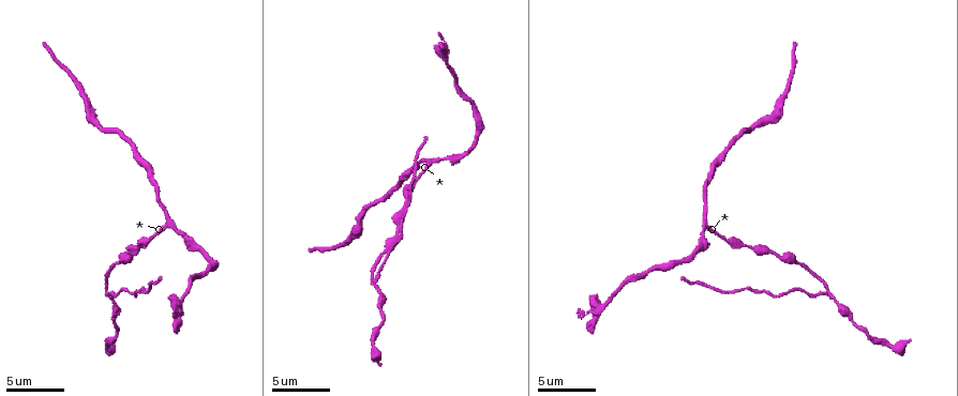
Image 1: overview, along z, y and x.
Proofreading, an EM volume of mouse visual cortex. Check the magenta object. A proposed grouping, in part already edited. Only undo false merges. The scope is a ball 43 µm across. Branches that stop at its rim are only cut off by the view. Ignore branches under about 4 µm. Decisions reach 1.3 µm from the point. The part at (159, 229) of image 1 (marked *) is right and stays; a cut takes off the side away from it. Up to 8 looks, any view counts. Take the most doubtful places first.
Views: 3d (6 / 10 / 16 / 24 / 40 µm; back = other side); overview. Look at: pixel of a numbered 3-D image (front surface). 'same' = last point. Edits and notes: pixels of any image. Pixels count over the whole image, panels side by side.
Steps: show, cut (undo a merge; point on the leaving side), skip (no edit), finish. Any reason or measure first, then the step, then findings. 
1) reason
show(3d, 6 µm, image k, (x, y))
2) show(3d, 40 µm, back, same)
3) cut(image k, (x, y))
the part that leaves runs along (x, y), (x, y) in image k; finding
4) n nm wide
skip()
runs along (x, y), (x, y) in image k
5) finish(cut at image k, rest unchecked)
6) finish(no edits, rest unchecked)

three arms meet
show(3d, 6 µm, image 1, (375, 280))

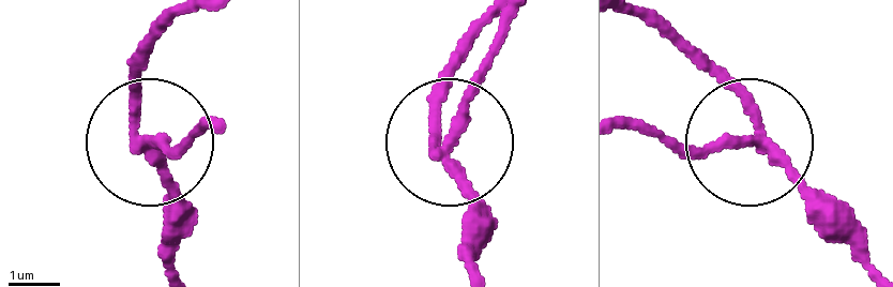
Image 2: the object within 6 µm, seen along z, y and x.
cut(image 2, (178, 151))
the part that leaves runs along (149, 142), (205, 130) in image 2; two cells meet here

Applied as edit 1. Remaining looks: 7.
two arms in line, one across
show(3d, 10 µm, image 1, (170, 219))

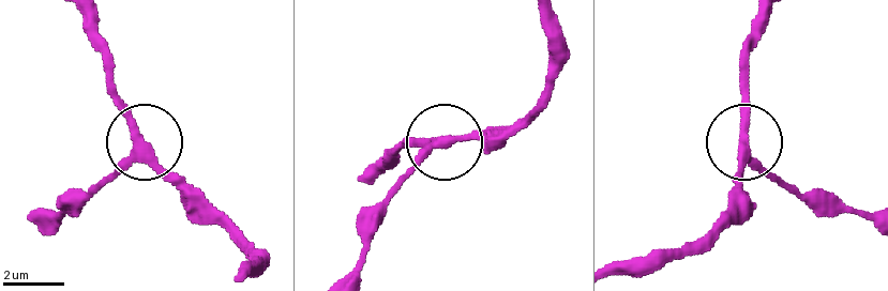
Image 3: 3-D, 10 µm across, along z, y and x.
side arm 18 µm
skip()
runs along (416, 159), (467, 136), (510, 136) in image 3; continuous, no second cell

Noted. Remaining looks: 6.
sudden change in width
show(3d, 6 µm, image 1, (363, 214))

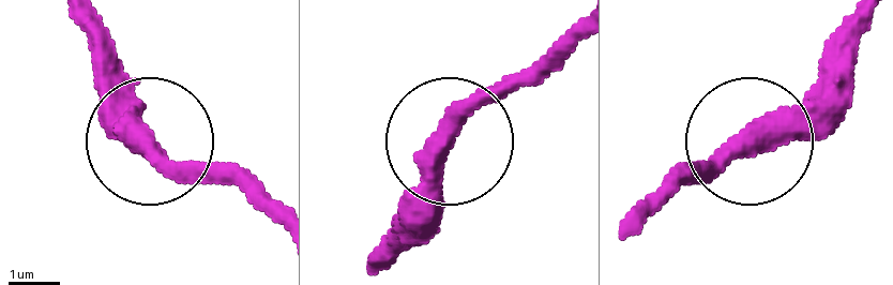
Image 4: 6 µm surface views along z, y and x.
skip()
runs along (277, 224), (162, 147), (90, 36) in image 4; all the same cell

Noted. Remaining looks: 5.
a narrow waist
show(3d, 10 µm, image 1, (749, 246))

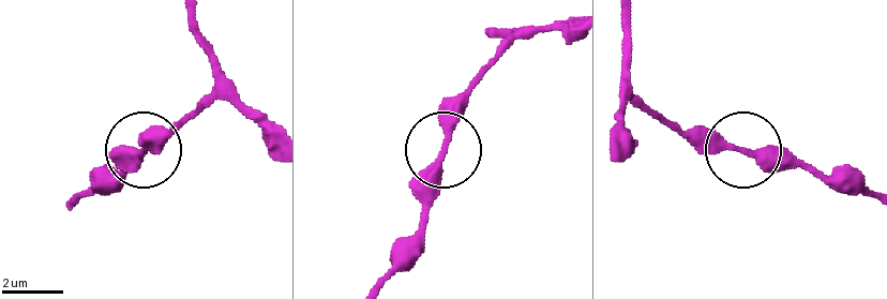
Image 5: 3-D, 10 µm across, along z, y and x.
280 nm wide
skip()
runs along (646, 104), (735, 146), (810, 166) in image 5; all the same cell

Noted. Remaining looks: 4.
finish(cut at image 2, rest unchecked)

